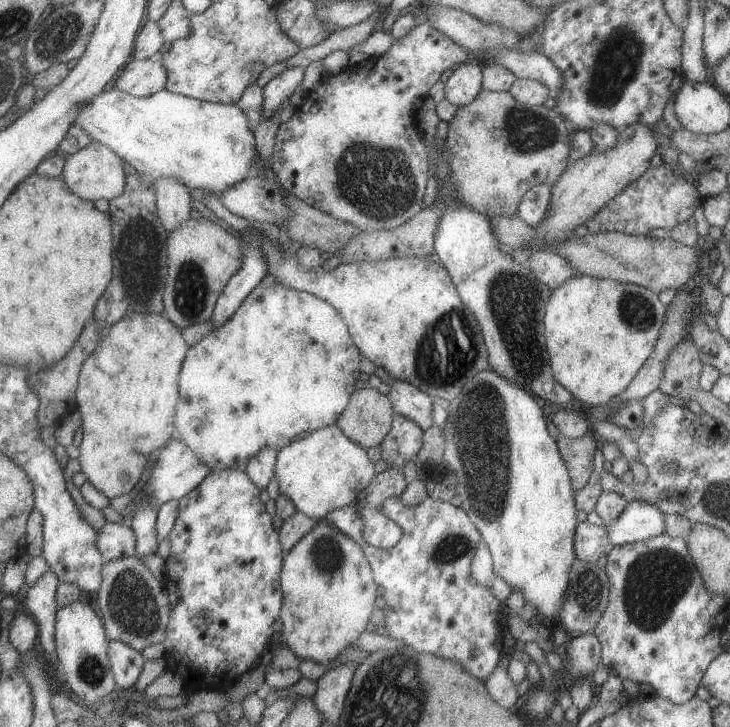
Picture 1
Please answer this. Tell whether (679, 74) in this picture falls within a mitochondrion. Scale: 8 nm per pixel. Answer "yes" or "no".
no

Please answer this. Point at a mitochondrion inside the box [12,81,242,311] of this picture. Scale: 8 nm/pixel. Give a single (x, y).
(145, 272)

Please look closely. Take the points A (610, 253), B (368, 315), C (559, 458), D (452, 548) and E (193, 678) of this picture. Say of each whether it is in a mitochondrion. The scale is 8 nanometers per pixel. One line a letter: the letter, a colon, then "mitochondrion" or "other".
A: other
B: other
C: other
D: mitochondrion
E: other

